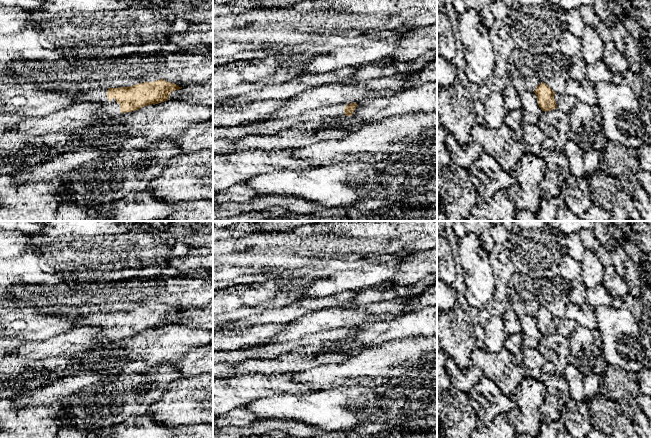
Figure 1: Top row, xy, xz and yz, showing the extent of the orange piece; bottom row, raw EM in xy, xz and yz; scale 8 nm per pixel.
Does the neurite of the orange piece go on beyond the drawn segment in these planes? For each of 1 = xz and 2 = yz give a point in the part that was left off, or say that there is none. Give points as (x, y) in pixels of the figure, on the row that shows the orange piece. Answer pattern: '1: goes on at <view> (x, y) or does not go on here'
1: goes on at xz (309, 120)
2: does not go on here

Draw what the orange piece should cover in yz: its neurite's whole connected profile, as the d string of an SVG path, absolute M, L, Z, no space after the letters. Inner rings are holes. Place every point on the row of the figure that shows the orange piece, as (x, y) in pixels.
M544 82L540 83L534 93L536 94L538 105L542 111L551 111L557 108L554 99L555 92Z

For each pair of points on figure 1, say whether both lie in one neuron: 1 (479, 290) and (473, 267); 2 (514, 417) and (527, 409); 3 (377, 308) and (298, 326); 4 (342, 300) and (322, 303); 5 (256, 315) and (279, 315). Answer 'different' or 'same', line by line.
1: same
2: same
3: same
4: same
5: same

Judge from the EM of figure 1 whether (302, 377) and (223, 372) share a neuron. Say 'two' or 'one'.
two

